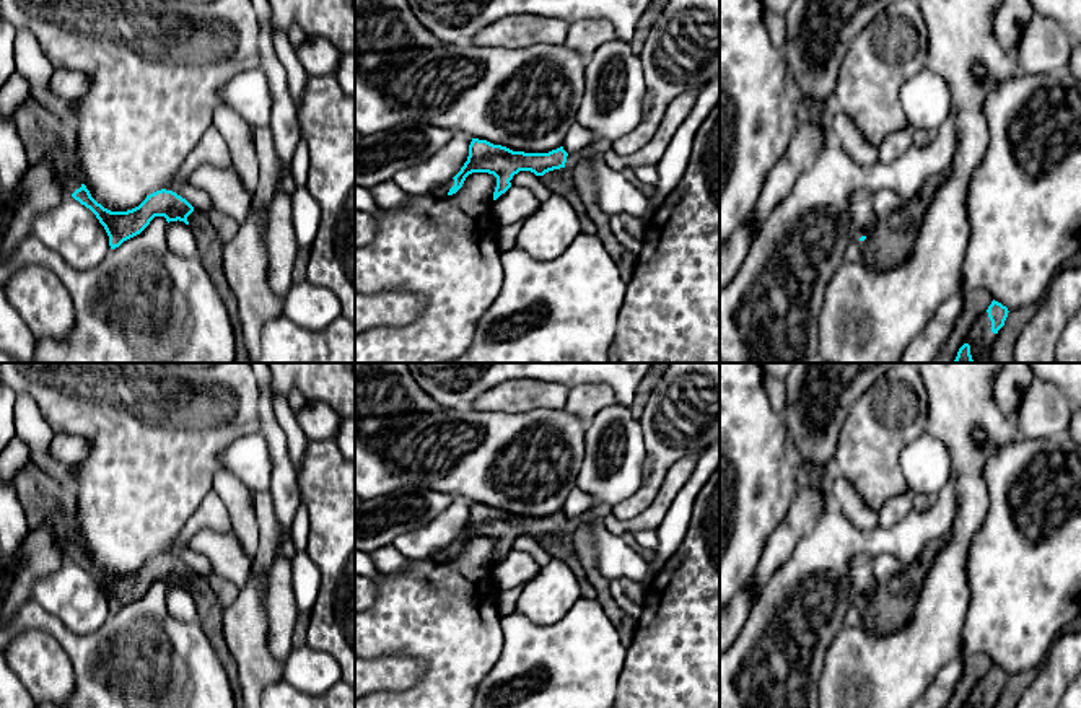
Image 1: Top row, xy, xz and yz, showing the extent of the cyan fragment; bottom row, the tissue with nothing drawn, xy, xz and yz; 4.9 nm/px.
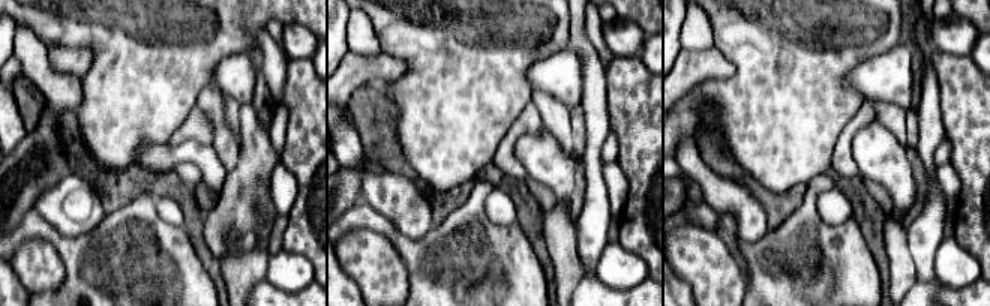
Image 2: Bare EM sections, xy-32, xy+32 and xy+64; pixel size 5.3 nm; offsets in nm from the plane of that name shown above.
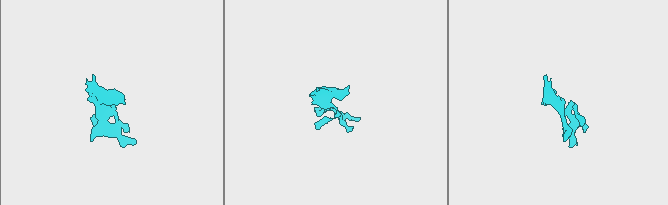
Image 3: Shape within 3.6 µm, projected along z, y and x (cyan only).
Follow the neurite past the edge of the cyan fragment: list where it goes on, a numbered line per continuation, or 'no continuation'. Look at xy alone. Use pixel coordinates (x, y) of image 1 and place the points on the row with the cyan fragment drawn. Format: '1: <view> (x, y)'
1: xy (44, 137)
2: xy (210, 248)

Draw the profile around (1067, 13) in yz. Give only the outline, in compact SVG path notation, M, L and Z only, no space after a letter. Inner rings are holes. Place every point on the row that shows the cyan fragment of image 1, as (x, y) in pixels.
M1029 0L1035 15L1063 28L1073 44L1081 44L1081 0Z

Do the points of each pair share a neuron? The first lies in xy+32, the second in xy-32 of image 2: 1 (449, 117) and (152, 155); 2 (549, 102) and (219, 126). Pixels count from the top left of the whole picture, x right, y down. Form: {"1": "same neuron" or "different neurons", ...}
{"1": "different neurons", "2": "same neuron"}

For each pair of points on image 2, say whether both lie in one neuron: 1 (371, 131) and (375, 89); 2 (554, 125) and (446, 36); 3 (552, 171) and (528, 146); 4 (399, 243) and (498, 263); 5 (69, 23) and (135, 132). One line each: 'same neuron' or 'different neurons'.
1: same neuron
2: different neurons
3: same neuron
4: same neuron
5: same neuron

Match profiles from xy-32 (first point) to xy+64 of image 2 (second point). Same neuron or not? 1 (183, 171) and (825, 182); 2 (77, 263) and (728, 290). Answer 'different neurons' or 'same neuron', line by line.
1: same neuron
2: different neurons

